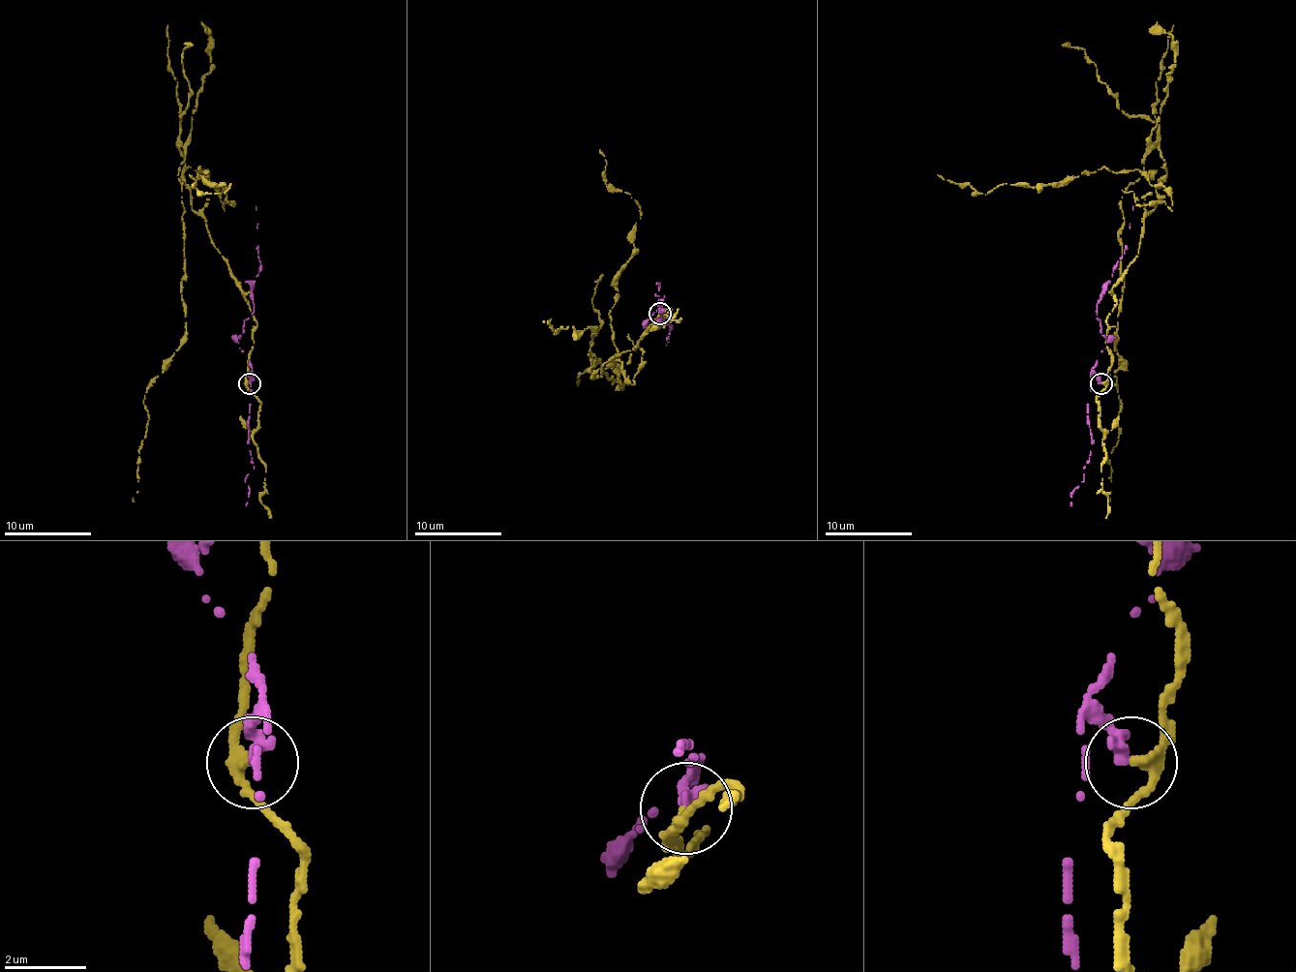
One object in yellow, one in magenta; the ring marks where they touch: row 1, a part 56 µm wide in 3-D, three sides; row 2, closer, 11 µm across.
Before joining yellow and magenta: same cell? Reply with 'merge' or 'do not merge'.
do not merge

